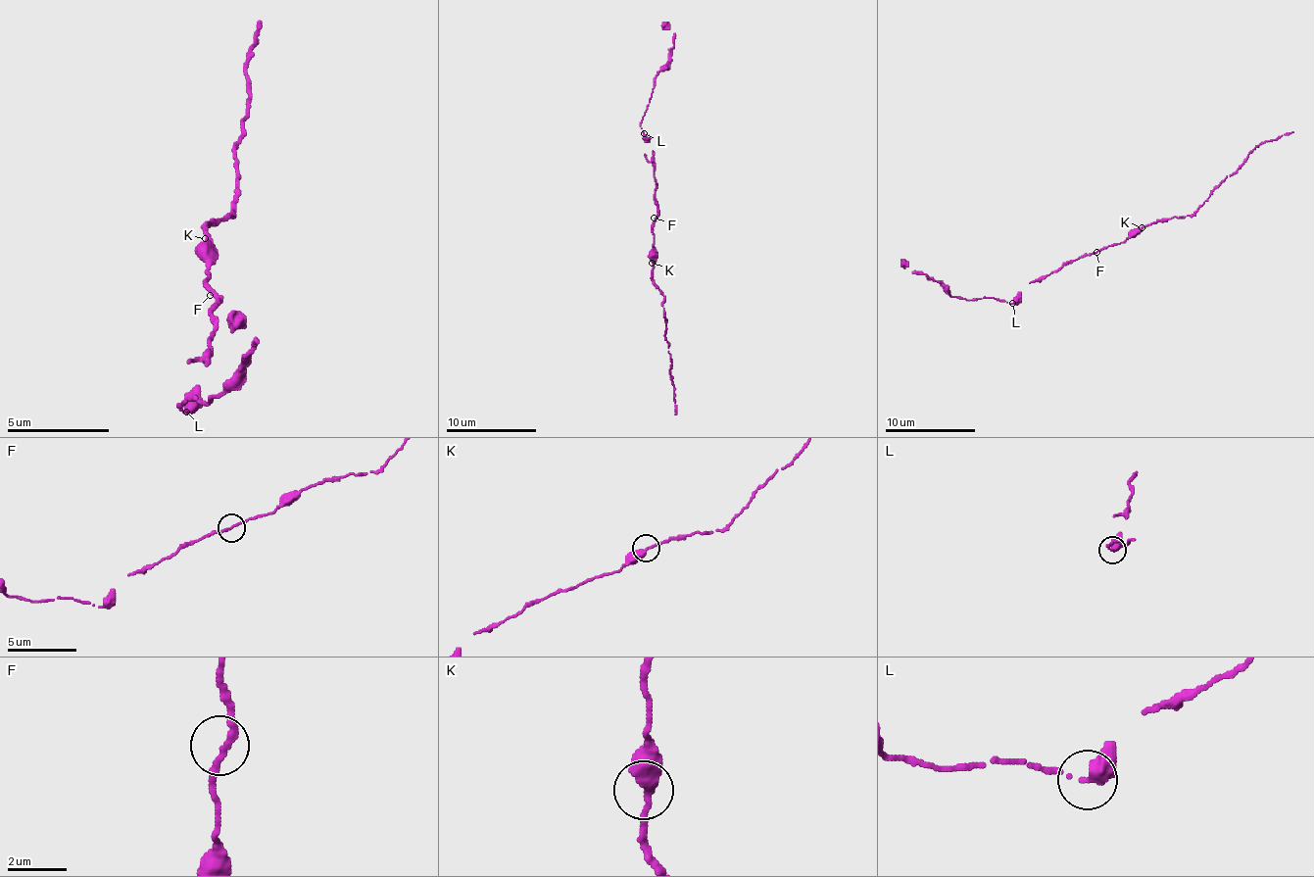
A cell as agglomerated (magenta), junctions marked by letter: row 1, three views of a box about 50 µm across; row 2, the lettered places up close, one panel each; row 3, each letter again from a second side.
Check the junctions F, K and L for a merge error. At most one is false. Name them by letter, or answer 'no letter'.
no letter

